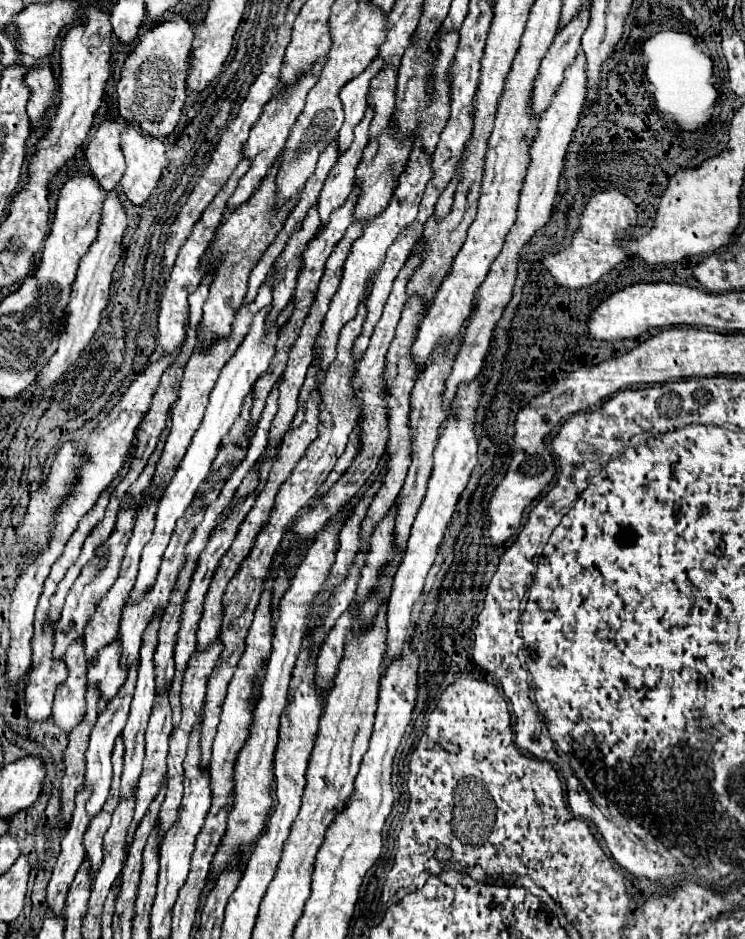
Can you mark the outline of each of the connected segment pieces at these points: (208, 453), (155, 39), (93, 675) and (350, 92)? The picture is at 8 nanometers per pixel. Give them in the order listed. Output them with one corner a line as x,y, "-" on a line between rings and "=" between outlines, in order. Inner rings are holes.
288,303
284,307
284,311
278,313
278,317
272,321
272,327
268,329
268,315
272,311
272,305
268,307
262,307
262,311
258,311
258,315
254,315
254,321
250,325
250,331
246,333
244,341
238,345
238,351
232,355
230,363
226,363
226,367
222,369
222,375
218,377
218,383
210,395
210,403
208,403
208,409
204,413
204,419
202,419
202,425
198,427
198,431
194,433
192,437
192,443
184,455
184,459
180,461
174,477
172,477
172,483
166,487
164,491
164,497
160,499
158,503
158,513
156,513
156,529
154,529
154,535
152,539
146,543
144,551
142,551
142,559
140,559
140,571
138,571
138,581
136,581
136,587
134,591
130,593
130,599
140,599
148,589
150,585
154,585
156,581
156,573
158,573
158,567
160,567
160,561
162,561
162,555
164,555
164,549
168,547
168,541
170,541
170,535
176,527
176,521
184,515
184,511
188,509
188,505
192,503
192,497
198,489
198,485
204,481
204,477
208,475
210,471
210,463
214,461
214,451
218,451
218,441
222,439
222,435
226,435
226,431
230,431
234,419
238,419
238,411
242,407
242,401
244,397
250,393
252,385
256,383
258,377
262,377
262,373
270,367
270,361
274,359
274,345
278,341
278,333
280,329
286,325
286,321
290,319
292,311
294,311
294,303
=
172,15
168,21
150,27
128,55
122,79
118,83
118,109
120,115
136,127
146,139
166,139
172,135
180,121
186,101
186,75
192,51
192,27
180,17
=
116,641
102,647
96,659
92,659
88,665
88,685
98,685
102,691
102,701
112,699
126,677
128,669
122,665
122,649
=
376,57
358,77
348,81
340,91
340,99
342,99
344,111
346,111
346,119
344,119
344,125
338,135
338,141
342,143
342,151
346,151
346,147
350,147
350,143
352,143
352,137
354,137
352,129
362,121
362,115
368,107
366,97
368,97
370,81
378,75
378,71
382,71
382,67
384,67
384,59

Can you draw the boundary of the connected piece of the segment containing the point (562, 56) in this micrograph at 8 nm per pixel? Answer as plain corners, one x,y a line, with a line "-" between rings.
582,9
582,13
570,25
566,25
562,31
556,33
550,51
542,59
542,67
532,95
532,109
536,115
546,111
554,95
554,89
558,89
558,83
562,81
564,69
574,61
574,55
578,55
580,37
586,31
588,23
590,23
590,13

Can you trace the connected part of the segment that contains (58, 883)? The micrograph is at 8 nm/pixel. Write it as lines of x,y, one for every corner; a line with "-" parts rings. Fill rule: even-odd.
84,785
76,795
76,809
74,809
70,827
62,839
62,851
58,855
58,863
52,871
52,879
48,885
48,907
54,911
64,909
64,901
66,901
66,893
70,889
70,883
74,881
74,875
76,875
78,867
82,865
82,859
86,857
82,837
84,837
84,831
88,829
88,823
90,823
90,815
86,811
86,803
90,799
90,793
92,793
90,787

